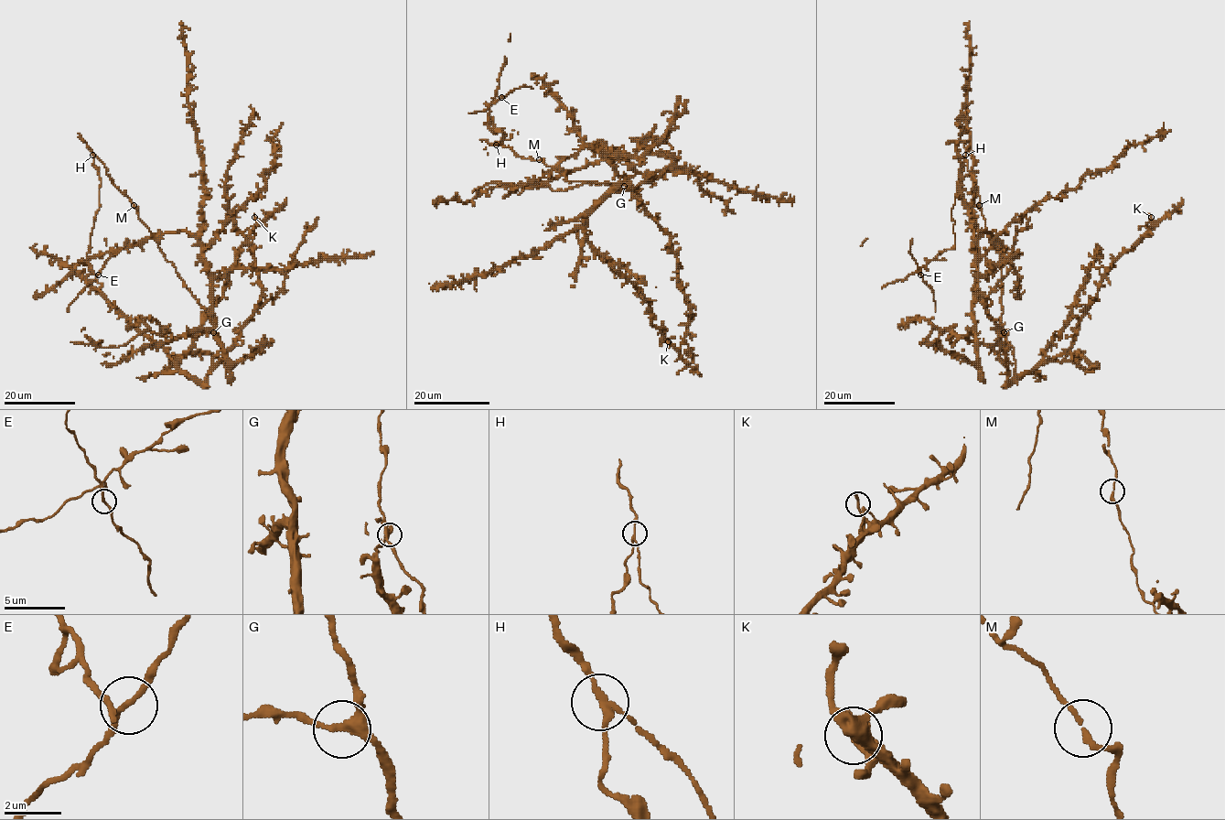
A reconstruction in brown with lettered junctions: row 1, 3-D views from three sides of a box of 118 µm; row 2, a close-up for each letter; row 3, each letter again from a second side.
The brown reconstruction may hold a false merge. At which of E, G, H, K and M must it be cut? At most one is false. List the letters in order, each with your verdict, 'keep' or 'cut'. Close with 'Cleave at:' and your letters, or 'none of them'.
E: keep
G: keep
H: cut
K: keep
M: keep
Cleave at: H

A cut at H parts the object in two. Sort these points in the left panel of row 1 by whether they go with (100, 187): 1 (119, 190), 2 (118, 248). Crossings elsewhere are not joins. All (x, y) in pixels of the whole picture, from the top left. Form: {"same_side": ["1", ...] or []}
{"same_side": []}

